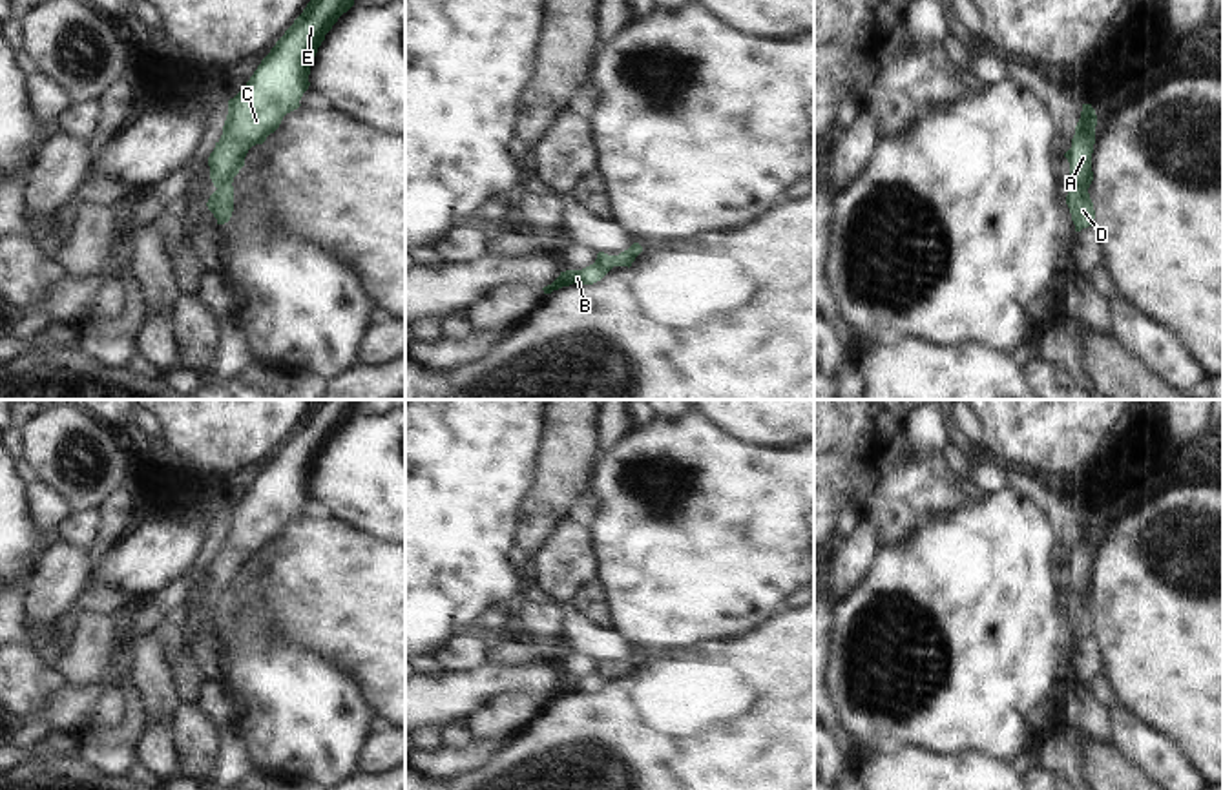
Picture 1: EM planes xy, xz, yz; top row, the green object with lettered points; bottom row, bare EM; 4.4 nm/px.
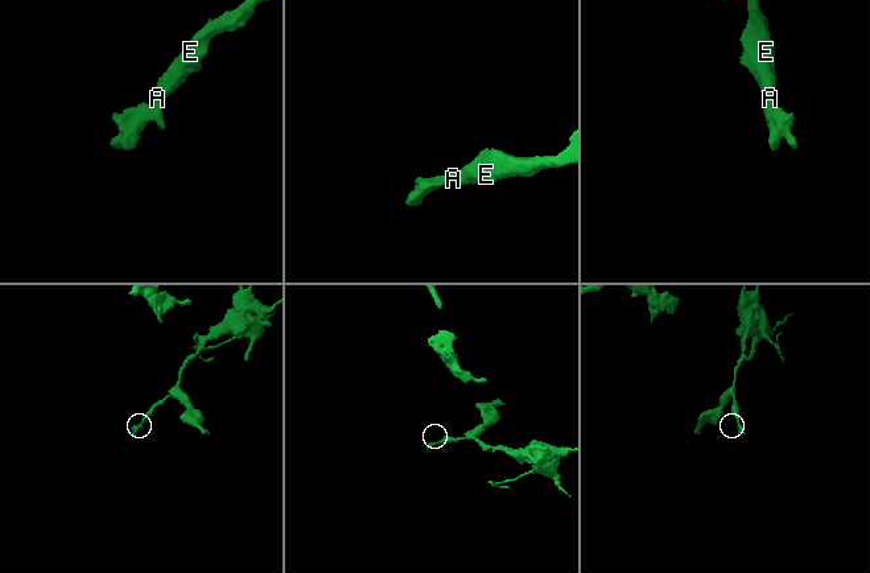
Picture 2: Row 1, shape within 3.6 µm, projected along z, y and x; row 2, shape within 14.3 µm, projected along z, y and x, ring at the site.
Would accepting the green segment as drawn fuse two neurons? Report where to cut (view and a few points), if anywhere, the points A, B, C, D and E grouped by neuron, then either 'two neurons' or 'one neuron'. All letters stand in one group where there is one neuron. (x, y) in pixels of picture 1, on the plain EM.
cut none; groups A B C D E; one neuron

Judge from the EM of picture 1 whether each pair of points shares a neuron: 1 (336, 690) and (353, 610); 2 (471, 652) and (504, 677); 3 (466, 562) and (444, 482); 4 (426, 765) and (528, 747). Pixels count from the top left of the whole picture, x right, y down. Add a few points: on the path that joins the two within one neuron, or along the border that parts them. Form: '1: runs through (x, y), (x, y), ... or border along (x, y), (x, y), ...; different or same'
1: border along (311, 641), (316, 654), (355, 679), (367, 701); different
2: border along (488, 663), (471, 670), (444, 672); different
3: runs through (446, 542), (444, 502); same
4: border along (497, 747), (471, 770); different

